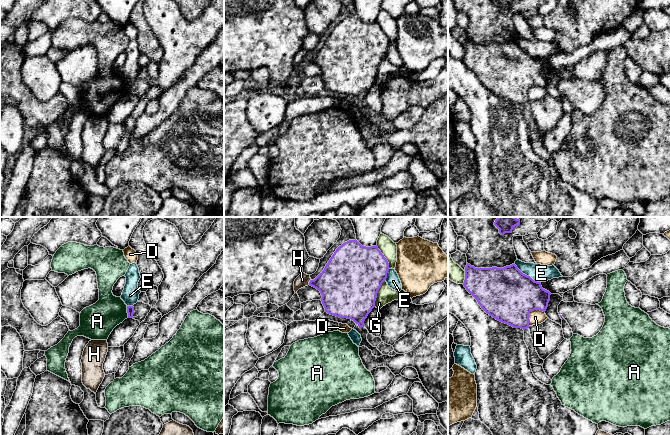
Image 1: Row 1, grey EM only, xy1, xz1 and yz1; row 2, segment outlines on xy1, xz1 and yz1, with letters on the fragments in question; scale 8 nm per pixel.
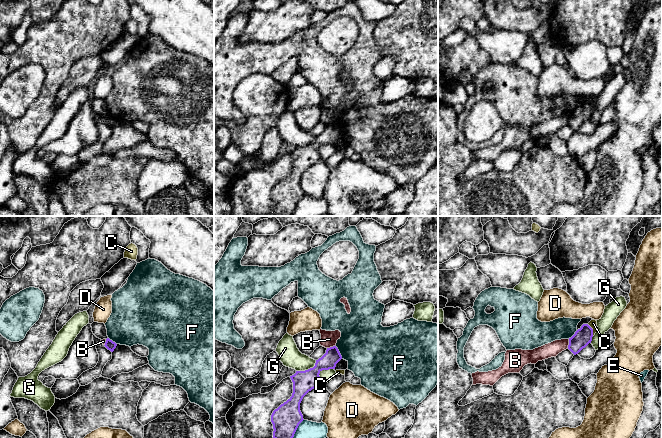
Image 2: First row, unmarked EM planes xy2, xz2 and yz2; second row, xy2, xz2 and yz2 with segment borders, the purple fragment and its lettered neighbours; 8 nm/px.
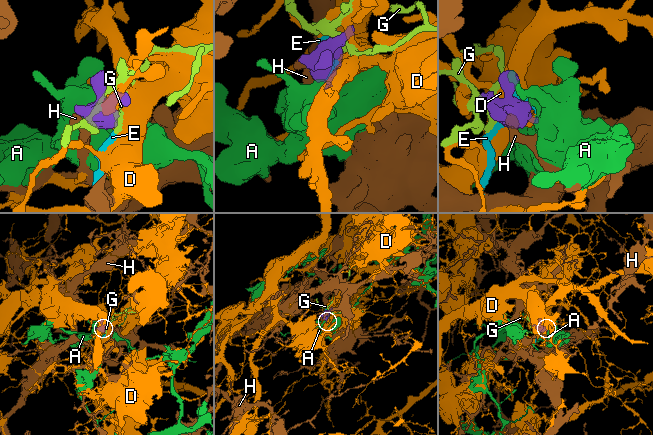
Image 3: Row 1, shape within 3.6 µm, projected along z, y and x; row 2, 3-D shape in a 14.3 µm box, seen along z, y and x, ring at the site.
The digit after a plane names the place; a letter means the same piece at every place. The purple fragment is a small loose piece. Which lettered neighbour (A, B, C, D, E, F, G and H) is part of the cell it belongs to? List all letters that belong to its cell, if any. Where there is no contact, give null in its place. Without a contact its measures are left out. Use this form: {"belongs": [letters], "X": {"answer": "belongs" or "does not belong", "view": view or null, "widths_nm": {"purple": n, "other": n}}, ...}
{"belongs": [], "A": {"answer": "does not belong", "view": "xy1", "widths_nm": {"purple": 60, "other": 280}}, "B": {"answer": "does not belong", "view": "yz2", "widths_nm": {"purple": 140, "other": 120}}, "C": {"answer": "does not belong", "view": "yz2", "widths_nm": {"purple": 140, "other": 60}}, "D": {"answer": "does not belong", "view": "yz1", "widths_nm": {"purple": 420, "other": 110}}, "E": {"answer": "does not belong", "view": "yz1", "widths_nm": {"purple": 420, "other": 140}}, "F": {"answer": "does not belong", "view": "xz2", "widths_nm": {"purple": 130, "other": 420}}, "G": {"answer": "does not belong", "view": "xz1", "widths_nm": {"purple": 480, "other": 140}}, "H": {"answer": "does not belong", "view": "xz1", "widths_nm": {"purple": 360, "other": 100}}}

